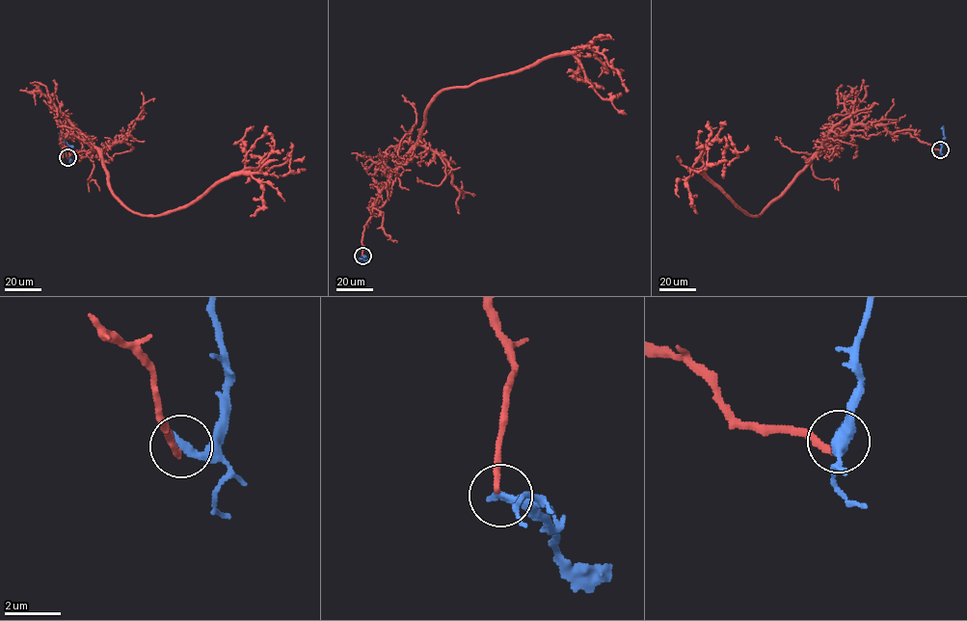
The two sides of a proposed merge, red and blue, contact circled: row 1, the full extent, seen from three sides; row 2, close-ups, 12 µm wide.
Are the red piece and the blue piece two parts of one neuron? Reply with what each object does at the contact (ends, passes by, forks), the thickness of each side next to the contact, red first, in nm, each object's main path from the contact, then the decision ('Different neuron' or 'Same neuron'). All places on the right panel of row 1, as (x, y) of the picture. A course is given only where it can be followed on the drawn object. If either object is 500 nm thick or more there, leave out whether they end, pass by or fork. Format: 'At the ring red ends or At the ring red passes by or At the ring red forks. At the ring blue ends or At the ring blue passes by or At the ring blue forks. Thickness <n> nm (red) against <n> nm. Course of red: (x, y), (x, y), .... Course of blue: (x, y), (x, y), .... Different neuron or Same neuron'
At the ring red ends. At the ring blue ends. Thickness 240 nm (red) against 320 nm. Course of red: (940, 150), (908, 133), (855, 124), (819, 149), (758, 216), (736, 205), (701, 170), (732, 161), (748, 146). Course of blue: (940, 149), (943, 125). Different neuron

